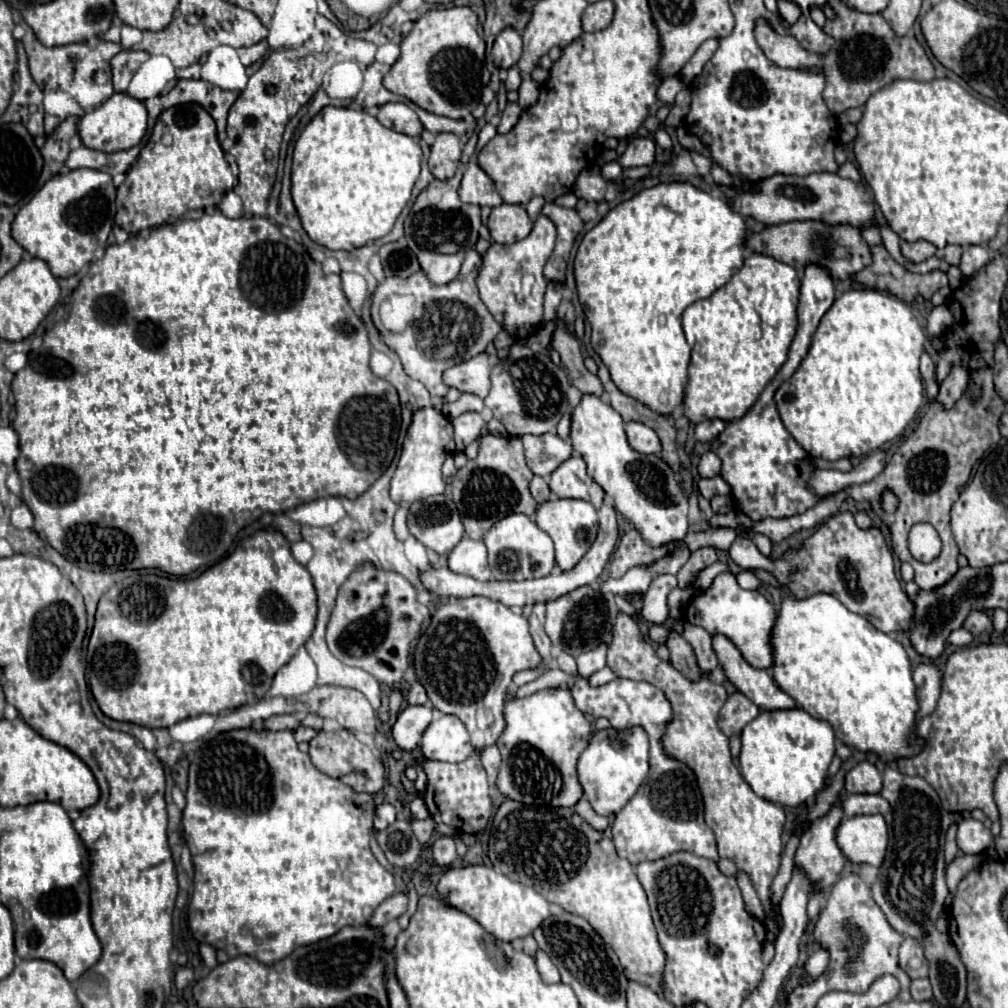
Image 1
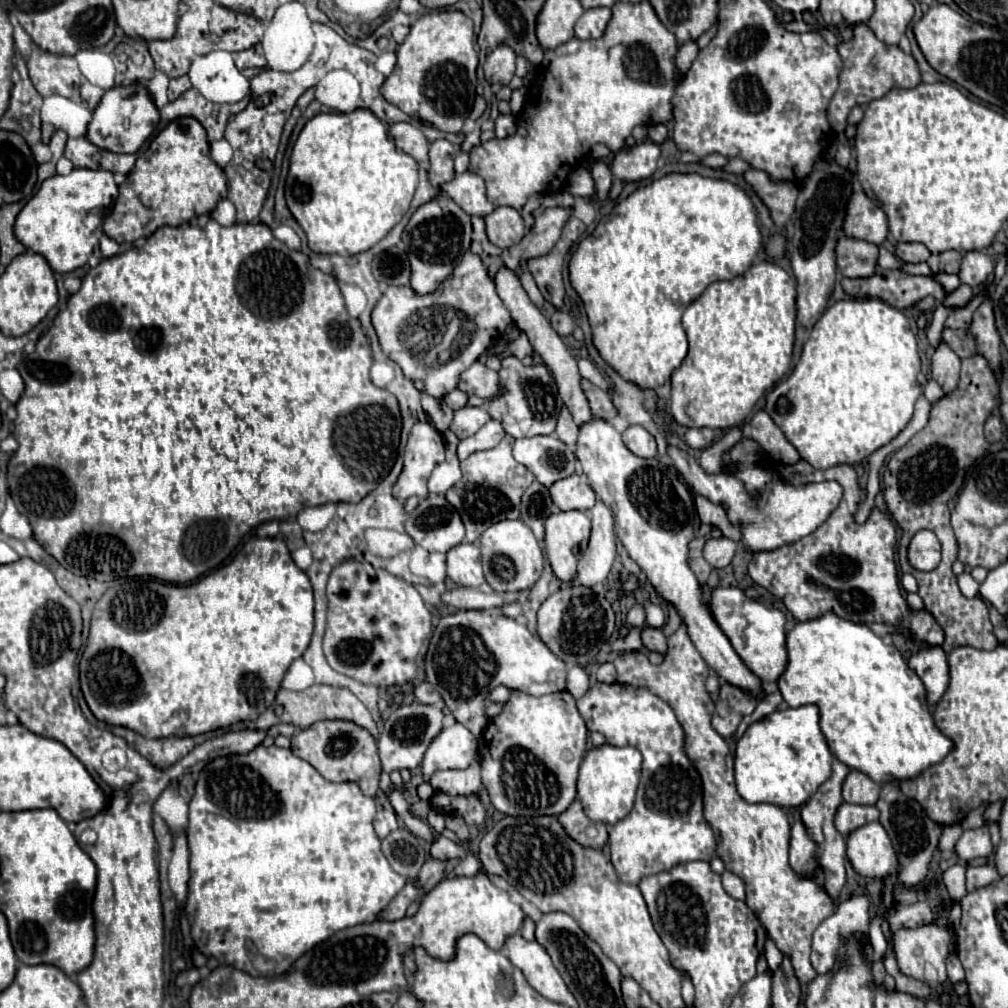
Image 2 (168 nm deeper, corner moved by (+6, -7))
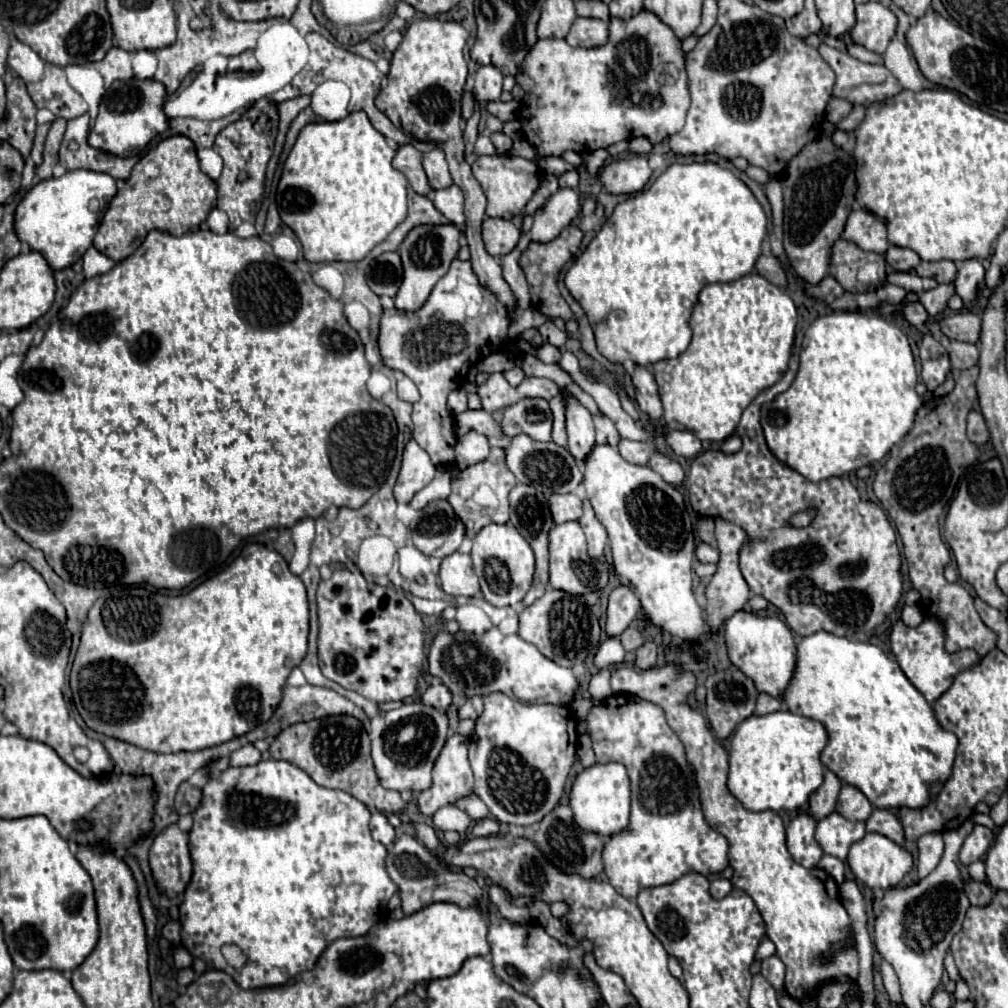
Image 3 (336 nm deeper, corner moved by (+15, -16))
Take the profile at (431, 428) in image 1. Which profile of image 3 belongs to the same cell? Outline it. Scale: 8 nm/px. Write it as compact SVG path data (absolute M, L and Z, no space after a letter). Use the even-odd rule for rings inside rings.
M409 440L403 452L403 466L395 484L395 500L401 504L411 502L411 498L433 480L435 470L437 468L431 464L429 454L415 440Z

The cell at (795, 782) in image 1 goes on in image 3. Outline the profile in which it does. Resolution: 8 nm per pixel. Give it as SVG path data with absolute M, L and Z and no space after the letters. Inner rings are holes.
M771 712L745 718L731 740L729 790L747 810L799 810L809 794L823 784L823 764L819 760L827 744L827 730L821 722L793 712Z

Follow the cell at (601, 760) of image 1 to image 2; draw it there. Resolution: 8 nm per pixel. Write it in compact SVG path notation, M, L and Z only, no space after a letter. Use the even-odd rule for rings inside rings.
M604 743L590 749L580 765L578 773L578 799L592 821L602 821L614 825L626 817L634 805L636 787L642 773L642 755L636 747L616 747Z

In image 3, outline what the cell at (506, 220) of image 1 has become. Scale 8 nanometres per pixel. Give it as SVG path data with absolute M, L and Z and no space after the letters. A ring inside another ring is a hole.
M485 218L483 222L483 242L485 250L491 256L503 256L513 250L521 232L519 228L505 218Z

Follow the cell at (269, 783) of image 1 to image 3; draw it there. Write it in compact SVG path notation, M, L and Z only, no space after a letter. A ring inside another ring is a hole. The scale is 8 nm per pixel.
M261 760L253 766L241 766L241 768L227 768L219 776L209 778L209 782L203 786L203 800L201 806L193 812L193 828L189 832L189 848L191 848L191 860L193 860L193 878L185 890L181 908L179 908L179 920L183 924L181 928L181 942L189 950L191 956L201 958L209 968L227 972L241 988L261 988L261 986L277 986L285 984L289 978L293 978L299 972L313 970L323 950L337 938L355 938L365 936L369 928L379 920L385 912L385 906L389 898L397 892L397 884L389 878L385 858L387 848L381 842L373 842L371 830L369 830L369 810L363 802L353 798L351 794L343 790L329 790L323 786L317 786L301 768L293 766L285 760ZM223 944L237 944L249 958L247 966L241 970L231 968L223 954Z

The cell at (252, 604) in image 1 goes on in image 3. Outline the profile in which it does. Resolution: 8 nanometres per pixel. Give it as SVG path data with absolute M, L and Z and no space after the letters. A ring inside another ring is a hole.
M247 544L243 546L241 554L233 560L229 568L201 582L197 588L193 588L187 594L167 596L155 590L145 590L143 586L121 586L115 594L107 598L101 596L89 610L89 618L83 624L81 644L73 660L73 668L71 668L73 702L81 718L91 730L129 742L133 746L139 746L151 752L161 752L161 754L211 748L251 732L253 728L257 728L259 724L265 724L273 716L277 704L281 702L283 686L287 682L289 672L295 666L299 666L307 654L307 634L309 634L309 608L307 608L307 592L301 578L291 574L285 558L279 552L269 550L263 544Z

